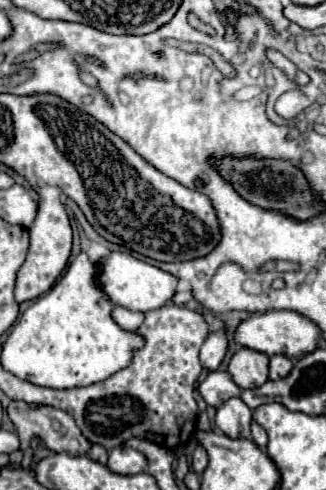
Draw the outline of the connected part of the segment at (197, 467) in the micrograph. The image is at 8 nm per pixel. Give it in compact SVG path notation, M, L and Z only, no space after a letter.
M196 446L196 450L194 450L192 456L194 456L194 458L192 458L192 470L194 470L196 474L202 474L204 468L206 468L206 464L208 464L206 450L204 450L202 446Z

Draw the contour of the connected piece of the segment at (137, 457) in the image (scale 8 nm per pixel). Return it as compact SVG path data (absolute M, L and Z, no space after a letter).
M120 446L110 450L110 458L106 466L116 474L138 474L138 472L146 472L148 460L142 452Z

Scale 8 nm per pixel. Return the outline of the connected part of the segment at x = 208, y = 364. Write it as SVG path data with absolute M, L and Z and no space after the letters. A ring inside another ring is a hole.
M224 330L210 334L206 338L206 342L202 344L202 350L200 350L202 366L208 370L216 370L220 366L222 358L226 356L226 350L228 350L228 342L224 336Z

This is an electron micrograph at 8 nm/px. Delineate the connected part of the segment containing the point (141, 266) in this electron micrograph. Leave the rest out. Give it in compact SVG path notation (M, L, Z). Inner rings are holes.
M110 252L108 256L100 258L98 262L98 274L96 274L96 284L104 290L110 302L128 308L132 312L148 312L164 306L170 302L174 288L176 288L176 278L156 266L150 266L130 254L124 252Z

